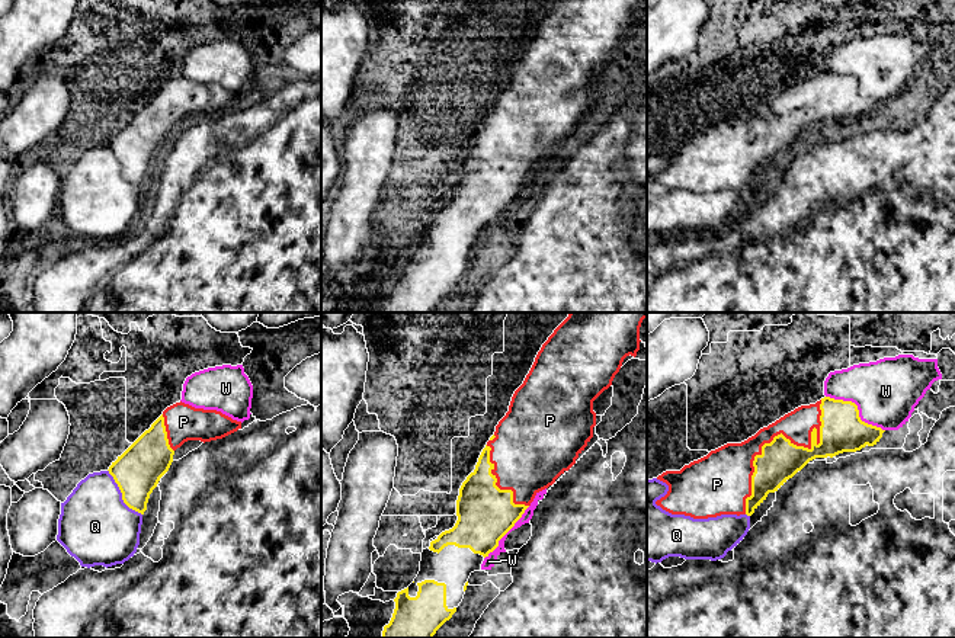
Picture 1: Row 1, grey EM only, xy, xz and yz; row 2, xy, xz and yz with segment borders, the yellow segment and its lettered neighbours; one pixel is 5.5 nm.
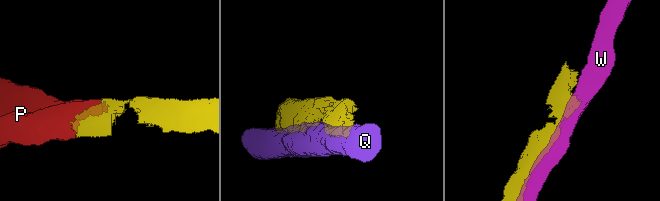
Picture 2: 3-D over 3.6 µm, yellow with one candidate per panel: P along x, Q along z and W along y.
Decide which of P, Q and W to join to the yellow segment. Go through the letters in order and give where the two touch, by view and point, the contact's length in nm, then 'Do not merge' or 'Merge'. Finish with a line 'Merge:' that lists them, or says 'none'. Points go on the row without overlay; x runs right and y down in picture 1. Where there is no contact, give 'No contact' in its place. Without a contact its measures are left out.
P: Touches yellow at yz (778, 109). Shared border 750 nm. Merge
Q: Touches yellow at xy (122, 169). Shared border 320 nm. Do not merge
W: Touches yellow at yz (856, 83). Shared border 380 nm. Do not merge
Merge: P

